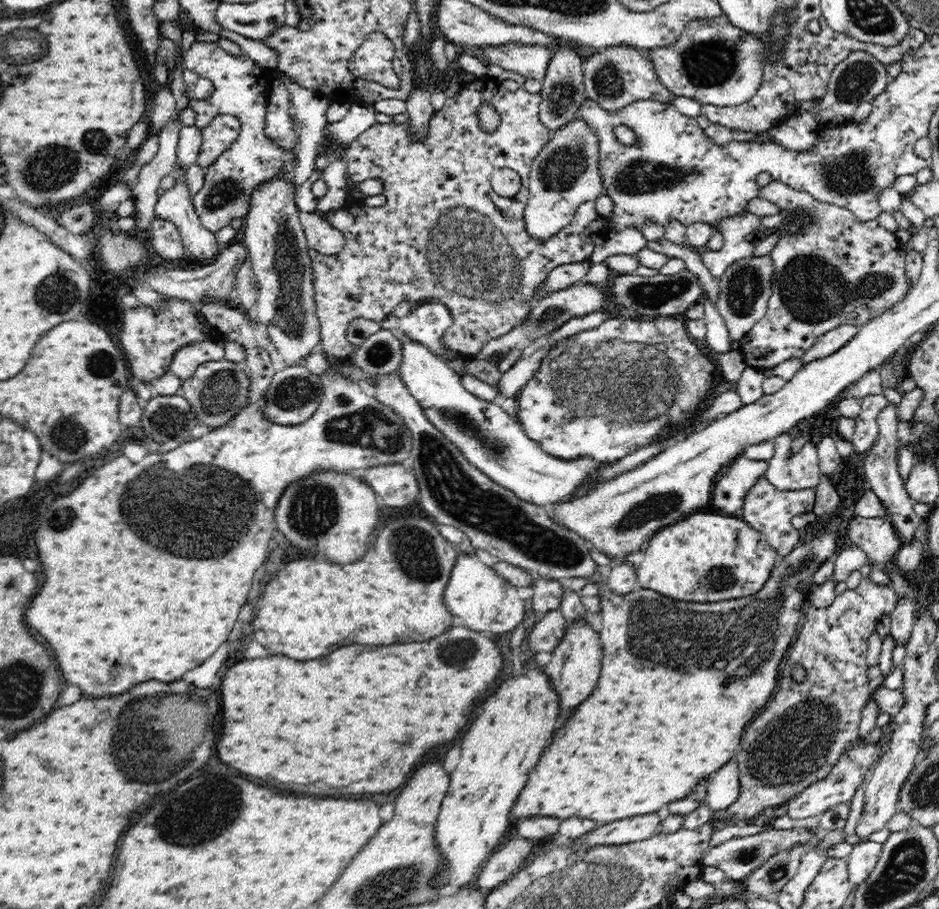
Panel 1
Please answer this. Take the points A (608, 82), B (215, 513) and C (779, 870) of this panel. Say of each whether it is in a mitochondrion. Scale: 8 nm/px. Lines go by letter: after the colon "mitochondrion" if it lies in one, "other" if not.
A: mitochondrion
B: mitochondrion
C: mitochondrion

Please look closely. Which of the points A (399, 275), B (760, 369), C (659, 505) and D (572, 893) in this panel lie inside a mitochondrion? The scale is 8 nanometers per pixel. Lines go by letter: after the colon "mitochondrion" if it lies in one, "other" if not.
A: other
B: other
C: mitochondrion
D: mitochondrion

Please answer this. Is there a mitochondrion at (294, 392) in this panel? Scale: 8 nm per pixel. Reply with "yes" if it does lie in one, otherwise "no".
yes

